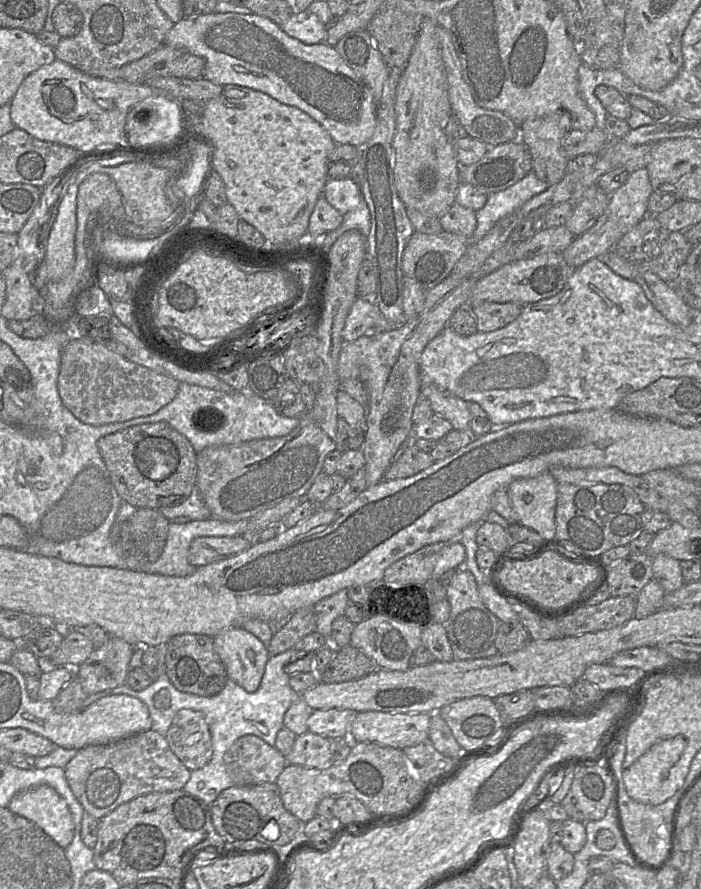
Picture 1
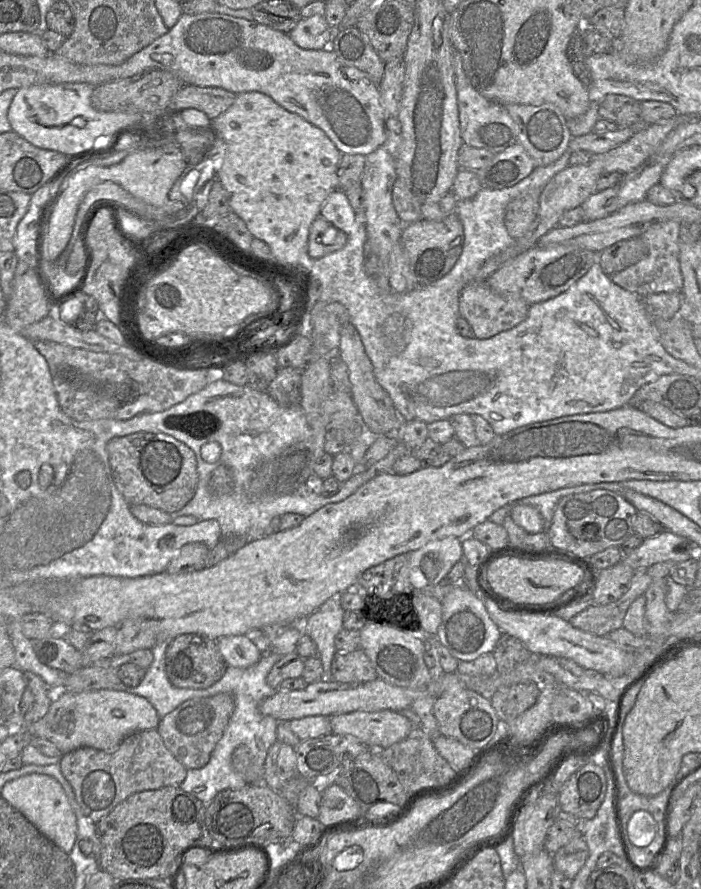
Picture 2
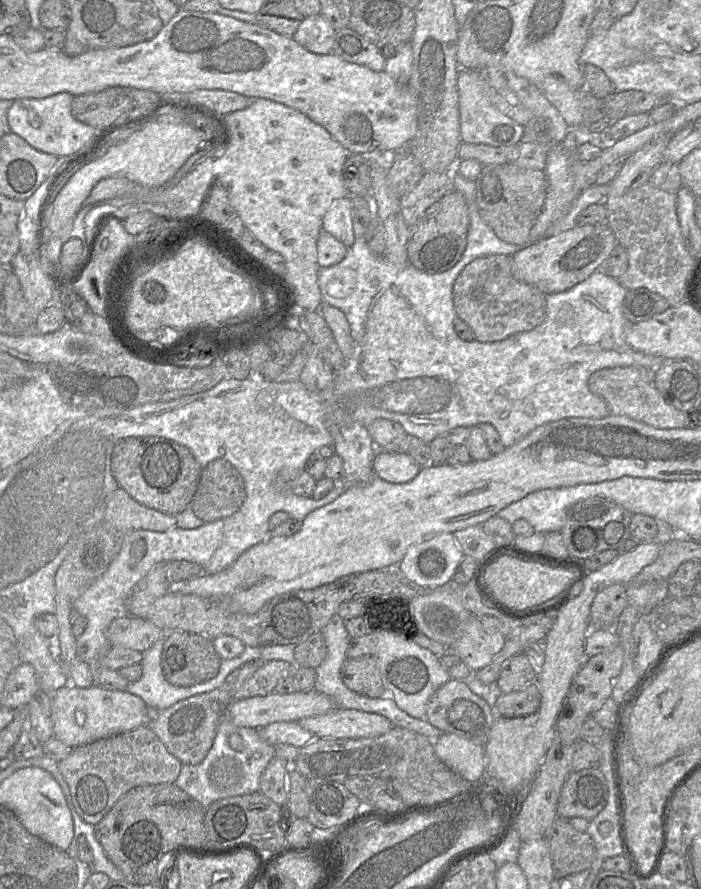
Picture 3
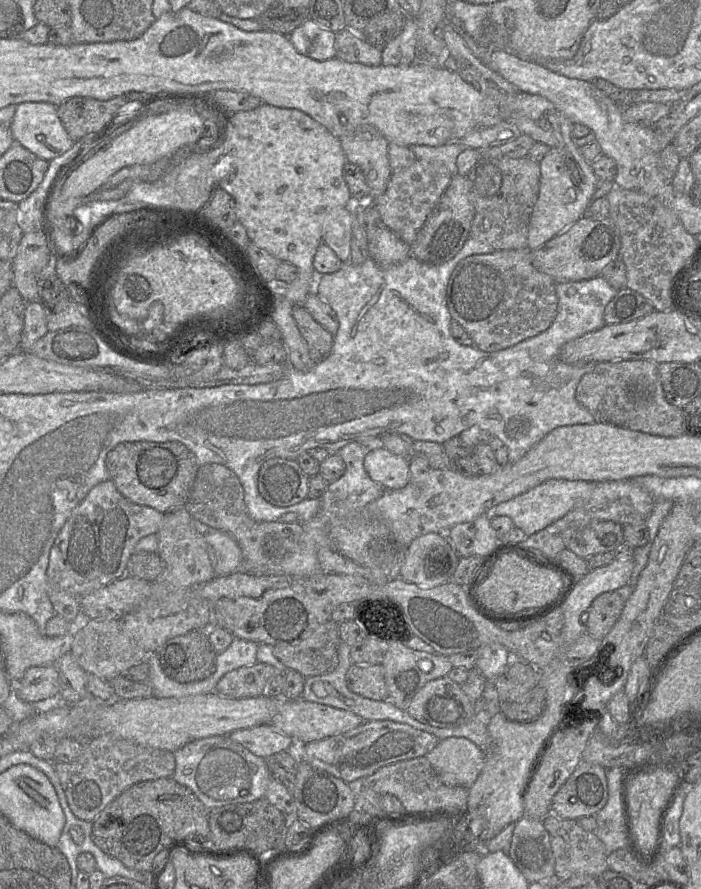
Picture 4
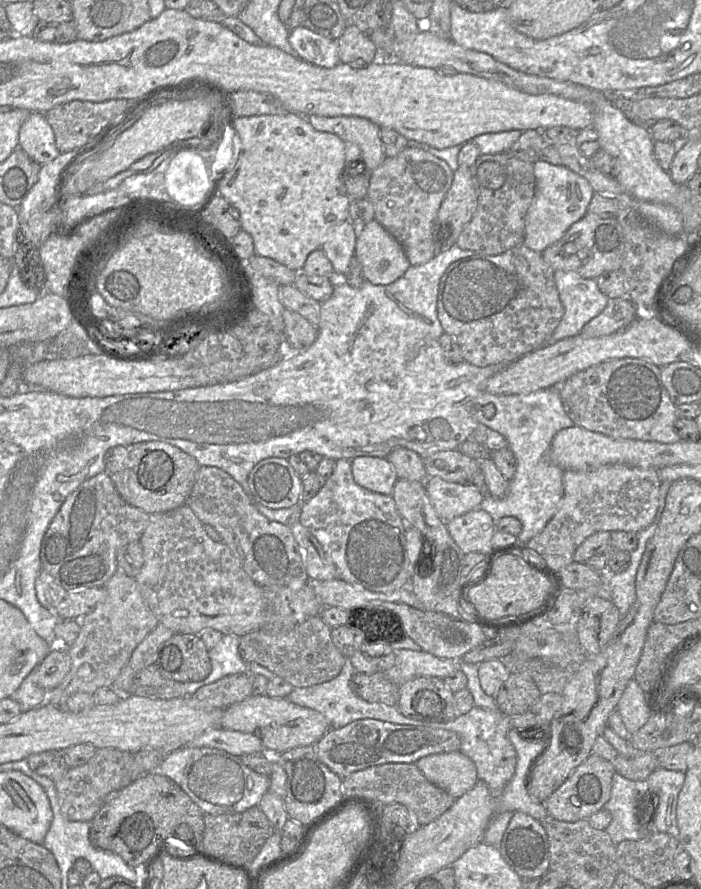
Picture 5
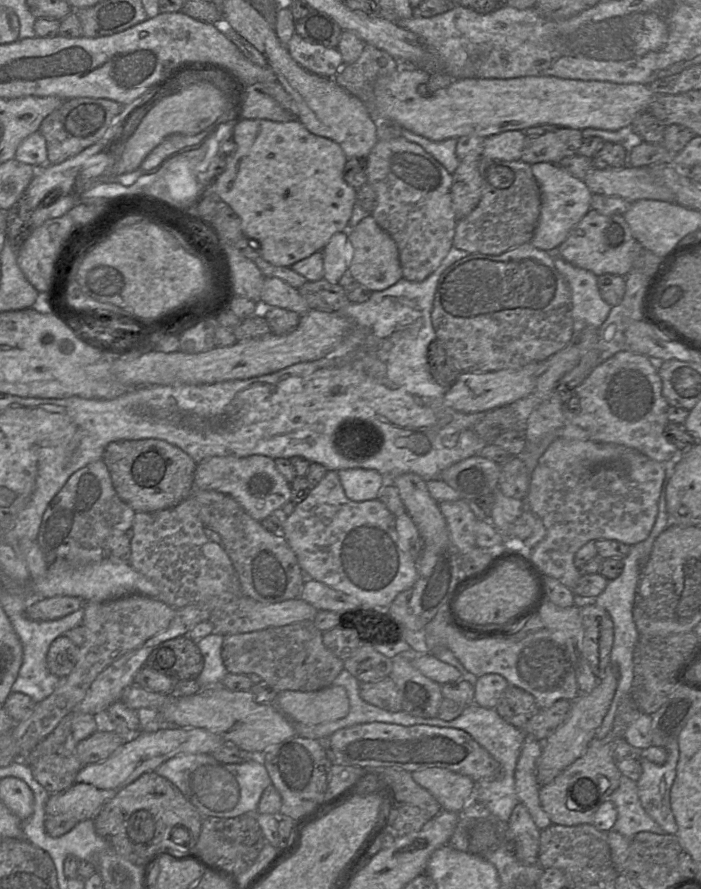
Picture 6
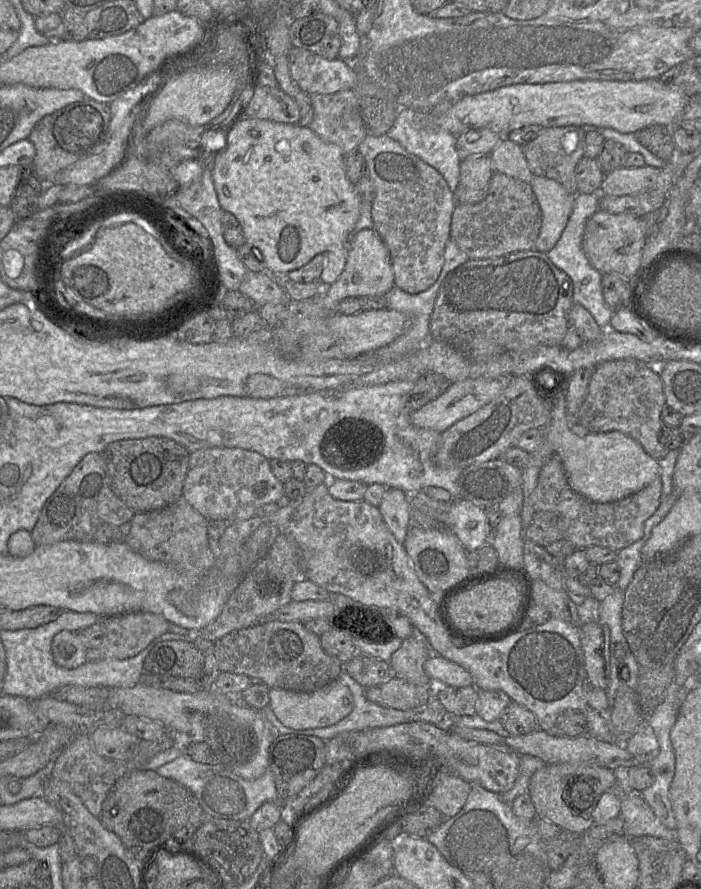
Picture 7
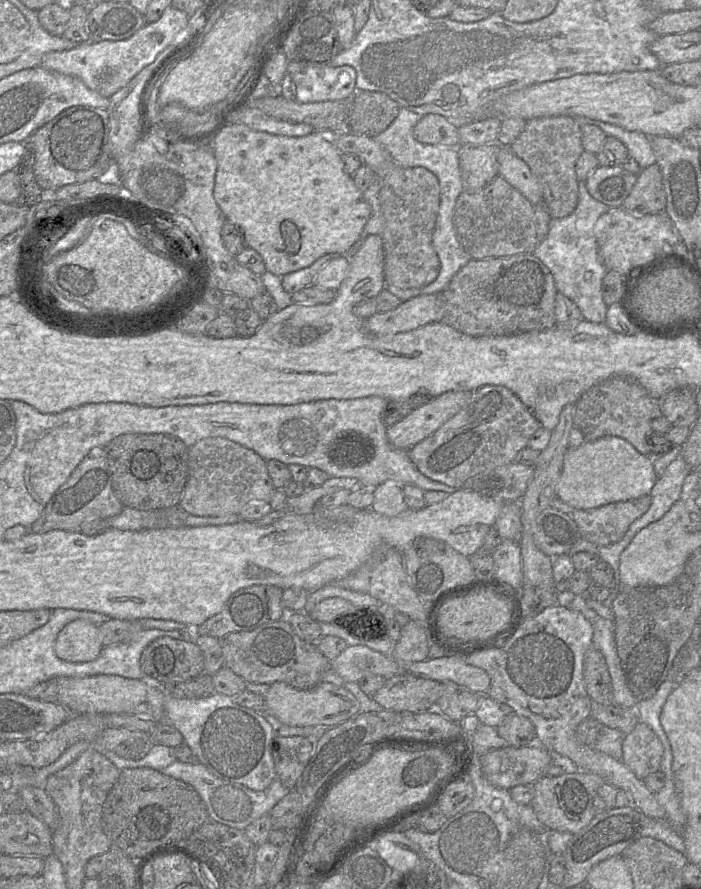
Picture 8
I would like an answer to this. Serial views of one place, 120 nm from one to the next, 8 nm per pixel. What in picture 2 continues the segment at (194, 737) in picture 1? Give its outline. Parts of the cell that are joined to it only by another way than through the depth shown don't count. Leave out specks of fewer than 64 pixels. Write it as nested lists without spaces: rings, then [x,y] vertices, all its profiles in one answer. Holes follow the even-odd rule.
[[[230,693],[192,698],[161,717],[157,731],[167,749],[187,769],[202,768],[209,762],[212,751],[223,736],[234,708],[235,699]]]

